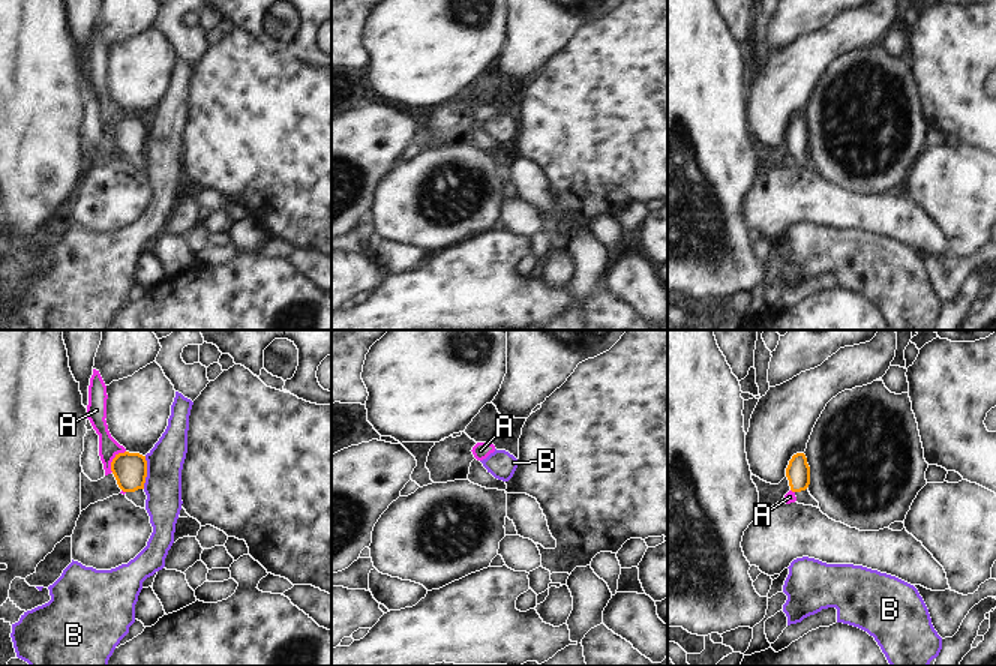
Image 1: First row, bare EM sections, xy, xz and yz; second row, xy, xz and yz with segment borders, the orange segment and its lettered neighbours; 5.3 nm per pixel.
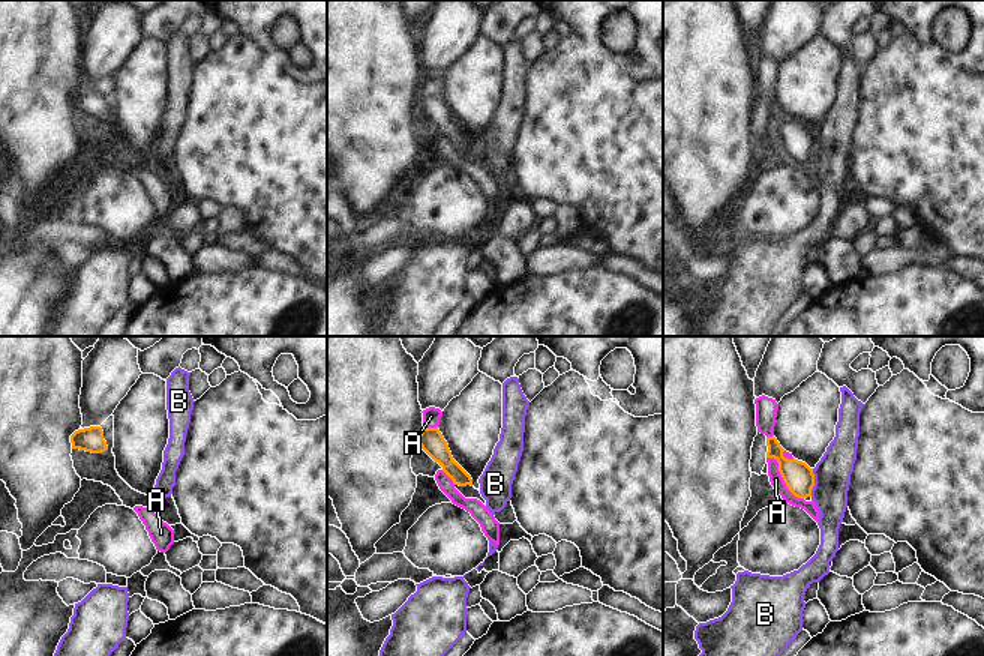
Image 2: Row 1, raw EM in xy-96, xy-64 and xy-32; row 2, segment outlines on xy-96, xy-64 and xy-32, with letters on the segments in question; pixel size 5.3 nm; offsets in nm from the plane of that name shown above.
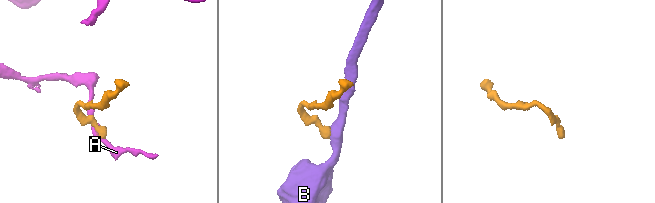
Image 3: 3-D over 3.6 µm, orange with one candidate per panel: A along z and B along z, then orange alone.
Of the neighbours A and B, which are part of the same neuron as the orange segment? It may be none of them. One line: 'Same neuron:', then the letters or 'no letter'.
Same neuron: no letter

